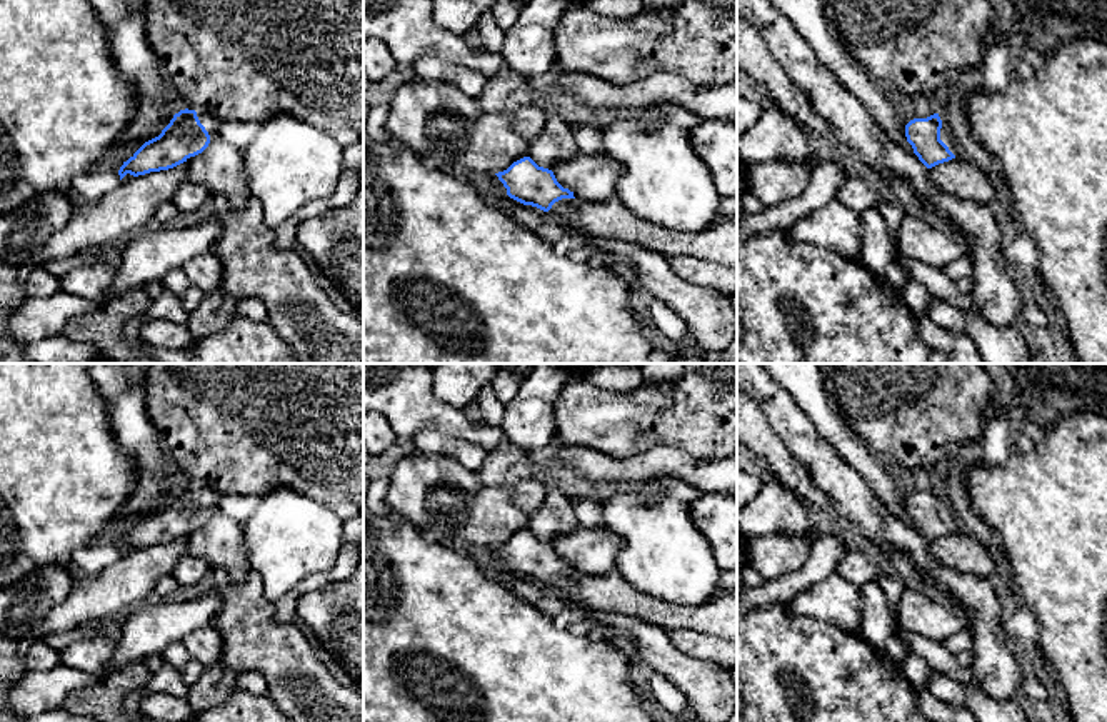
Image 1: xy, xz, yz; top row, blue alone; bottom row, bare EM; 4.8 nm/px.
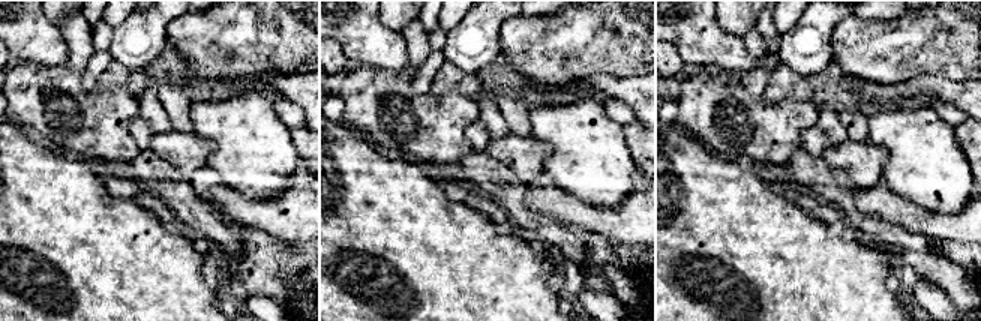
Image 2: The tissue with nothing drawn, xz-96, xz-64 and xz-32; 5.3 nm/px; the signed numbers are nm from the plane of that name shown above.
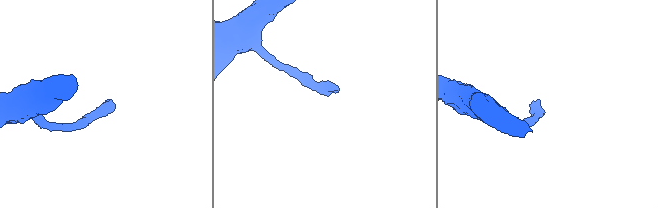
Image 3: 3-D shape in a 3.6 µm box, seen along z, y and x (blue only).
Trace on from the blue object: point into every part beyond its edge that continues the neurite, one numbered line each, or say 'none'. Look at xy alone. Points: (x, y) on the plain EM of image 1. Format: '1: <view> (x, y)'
1: xy (210, 497)

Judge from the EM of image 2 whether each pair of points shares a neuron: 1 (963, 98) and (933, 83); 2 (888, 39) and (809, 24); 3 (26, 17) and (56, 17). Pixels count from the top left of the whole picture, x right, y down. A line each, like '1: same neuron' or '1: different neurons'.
1: same neuron
2: different neurons
3: different neurons

